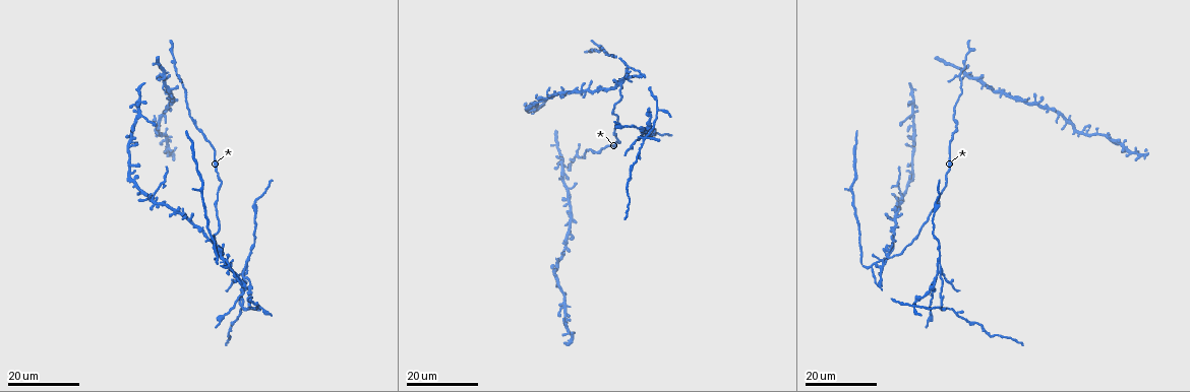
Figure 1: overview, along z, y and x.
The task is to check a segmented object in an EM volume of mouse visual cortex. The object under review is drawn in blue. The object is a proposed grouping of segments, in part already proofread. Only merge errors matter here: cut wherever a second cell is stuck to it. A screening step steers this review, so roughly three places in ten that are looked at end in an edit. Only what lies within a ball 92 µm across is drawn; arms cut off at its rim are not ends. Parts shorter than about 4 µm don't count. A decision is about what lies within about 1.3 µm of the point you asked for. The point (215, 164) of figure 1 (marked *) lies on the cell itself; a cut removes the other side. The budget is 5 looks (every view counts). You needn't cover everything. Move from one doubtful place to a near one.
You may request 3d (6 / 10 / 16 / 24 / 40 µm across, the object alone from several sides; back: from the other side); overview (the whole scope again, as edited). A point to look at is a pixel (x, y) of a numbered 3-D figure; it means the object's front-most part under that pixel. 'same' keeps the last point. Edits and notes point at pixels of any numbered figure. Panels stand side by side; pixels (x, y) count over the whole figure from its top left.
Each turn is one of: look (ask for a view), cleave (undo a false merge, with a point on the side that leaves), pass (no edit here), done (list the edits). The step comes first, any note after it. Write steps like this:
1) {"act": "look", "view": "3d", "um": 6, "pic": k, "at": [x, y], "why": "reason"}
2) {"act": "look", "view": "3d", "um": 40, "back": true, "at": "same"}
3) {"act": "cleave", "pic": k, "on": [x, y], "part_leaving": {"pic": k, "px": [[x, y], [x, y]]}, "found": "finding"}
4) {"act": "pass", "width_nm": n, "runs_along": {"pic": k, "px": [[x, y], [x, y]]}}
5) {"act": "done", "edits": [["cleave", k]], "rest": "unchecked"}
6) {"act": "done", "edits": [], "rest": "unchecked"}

{"act": "look", "view": "3d", "um": 24, "pic": 1, "at": [913, 114], "why": "small branch off a trunk"}

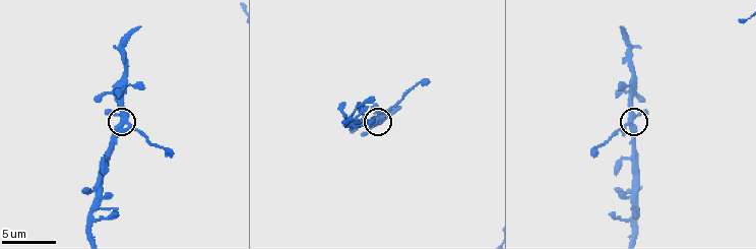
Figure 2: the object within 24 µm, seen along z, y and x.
{"act": "look", "view": "3d", "um": 10, "pic": 2, "at": [382, 117], "why": "closer look"}

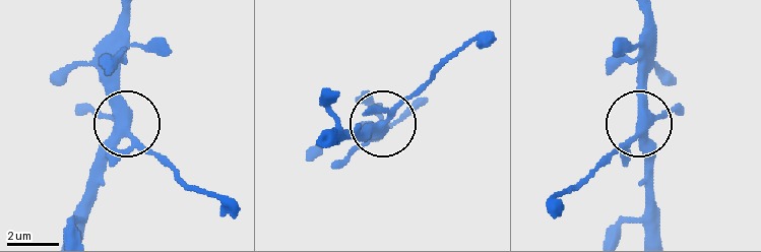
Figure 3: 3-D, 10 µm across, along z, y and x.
{"act": "pass", "arms": 4, "found": "continuous, no second cell"}

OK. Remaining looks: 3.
{"act": "look", "view": "3d", "um": 24, "pic": 1, "at": [245, 307], "why": "arms run side by side"}

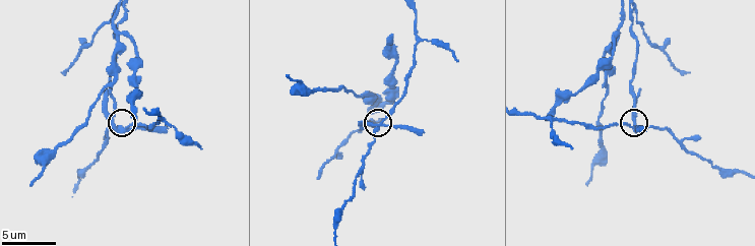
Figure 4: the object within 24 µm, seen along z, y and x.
{"act": "look", "view": "3d", "um": 10, "pic": 4, "at": [374, 128]}

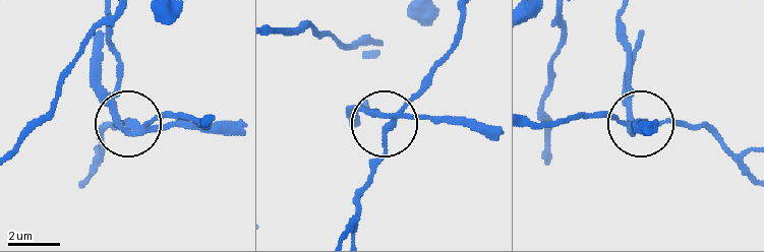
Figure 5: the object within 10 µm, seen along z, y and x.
{"act": "cleave", "pic": 5, "on": [181, 125], "side_arm_um": 30, "part_leaving": {"pic": 5, "px": [[629, 133], [622, 15]]}, "found": "a second cell is stuck on"}

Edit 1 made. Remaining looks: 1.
{"act": "look", "view": "3d", "um": 10, "pic": 4, "at": [334, 222], "why": "calibre changes"}

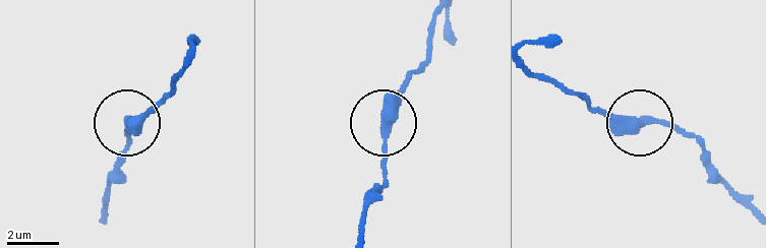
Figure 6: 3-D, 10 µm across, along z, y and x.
{"act": "pass", "runs_along": {"pic": 6, "px": [[528, 65], [600, 113], [672, 124], [703, 141]]}, "found": "continuous, no second cell"}

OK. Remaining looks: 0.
{"act": "done", "edits": [["cleave", 5]], "rest": "unchecked"}

